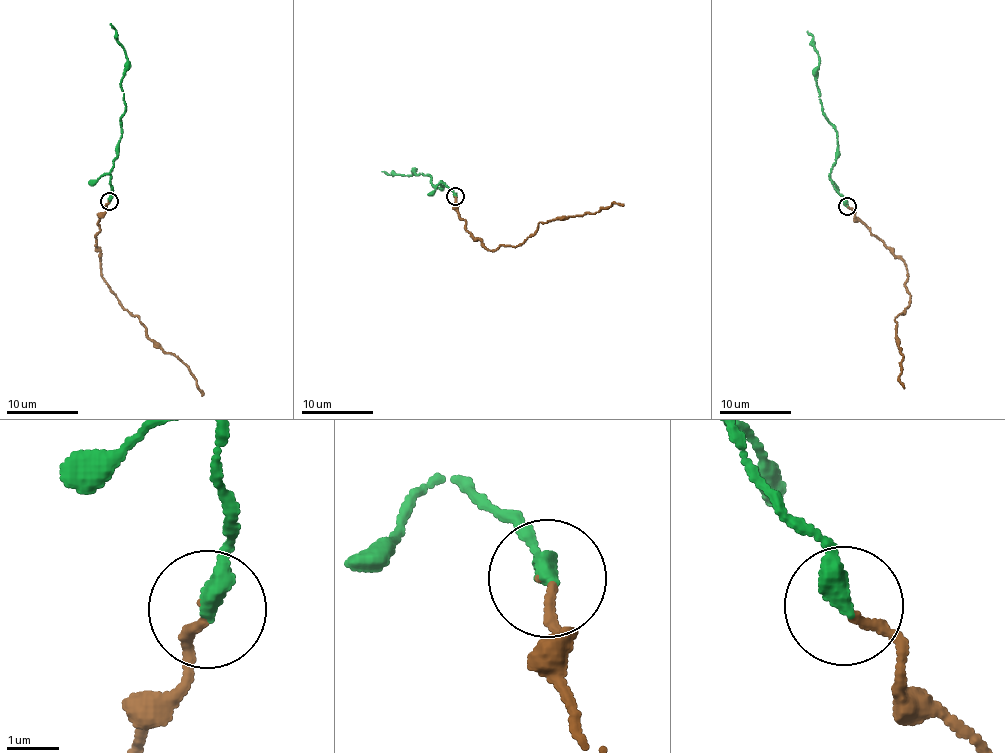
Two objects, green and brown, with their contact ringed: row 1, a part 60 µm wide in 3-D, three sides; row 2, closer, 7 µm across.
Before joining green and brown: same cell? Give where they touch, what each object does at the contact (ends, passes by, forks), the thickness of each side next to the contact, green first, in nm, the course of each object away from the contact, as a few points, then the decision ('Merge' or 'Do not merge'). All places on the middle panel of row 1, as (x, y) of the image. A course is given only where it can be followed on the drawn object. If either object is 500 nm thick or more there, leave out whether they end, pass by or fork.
Place: (455, 196). At the ring green ends. At the ring brown ends. Thickness 400 nm (green) against 170 nm. Course of green: (455, 196), (440, 182), (443, 187), (438, 189), (432, 184), (429, 174), (391, 174), (382, 171). Course of brown: (454, 196), (466, 229), (491, 250), (518, 245), (541, 222), (566, 219), (614, 203), (623, 206). Merge

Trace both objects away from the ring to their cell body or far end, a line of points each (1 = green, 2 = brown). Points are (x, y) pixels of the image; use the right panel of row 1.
1: (846, 205), (831, 180), (838, 133), (819, 102), (819, 62), (813, 38), (807, 31)
2: (846, 205), (905, 263), (909, 301), (895, 321), (898, 348), (901, 347), (899, 381), (905, 387)

